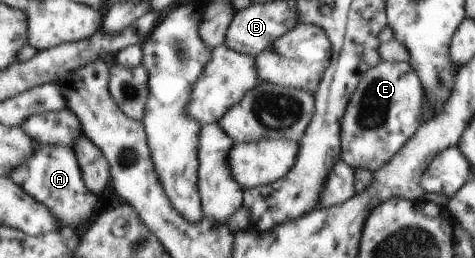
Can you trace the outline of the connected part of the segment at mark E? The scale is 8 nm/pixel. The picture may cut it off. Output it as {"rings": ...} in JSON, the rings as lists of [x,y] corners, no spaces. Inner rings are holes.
{"rings":[[[380,61],[378,65],[371,67],[358,80],[359,87],[351,98],[347,113],[342,121],[342,149],[341,159],[351,164],[354,169],[376,172],[394,158],[419,131],[423,125],[424,87],[419,74],[408,62]]]}

